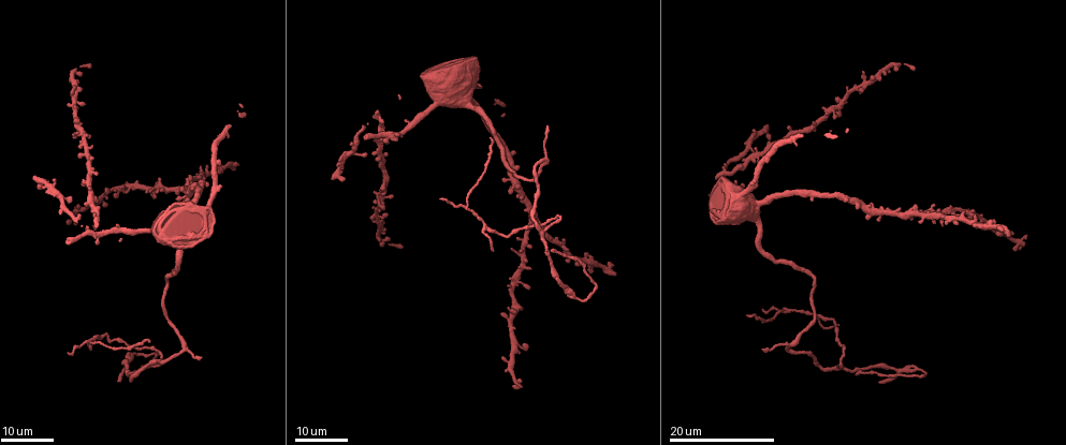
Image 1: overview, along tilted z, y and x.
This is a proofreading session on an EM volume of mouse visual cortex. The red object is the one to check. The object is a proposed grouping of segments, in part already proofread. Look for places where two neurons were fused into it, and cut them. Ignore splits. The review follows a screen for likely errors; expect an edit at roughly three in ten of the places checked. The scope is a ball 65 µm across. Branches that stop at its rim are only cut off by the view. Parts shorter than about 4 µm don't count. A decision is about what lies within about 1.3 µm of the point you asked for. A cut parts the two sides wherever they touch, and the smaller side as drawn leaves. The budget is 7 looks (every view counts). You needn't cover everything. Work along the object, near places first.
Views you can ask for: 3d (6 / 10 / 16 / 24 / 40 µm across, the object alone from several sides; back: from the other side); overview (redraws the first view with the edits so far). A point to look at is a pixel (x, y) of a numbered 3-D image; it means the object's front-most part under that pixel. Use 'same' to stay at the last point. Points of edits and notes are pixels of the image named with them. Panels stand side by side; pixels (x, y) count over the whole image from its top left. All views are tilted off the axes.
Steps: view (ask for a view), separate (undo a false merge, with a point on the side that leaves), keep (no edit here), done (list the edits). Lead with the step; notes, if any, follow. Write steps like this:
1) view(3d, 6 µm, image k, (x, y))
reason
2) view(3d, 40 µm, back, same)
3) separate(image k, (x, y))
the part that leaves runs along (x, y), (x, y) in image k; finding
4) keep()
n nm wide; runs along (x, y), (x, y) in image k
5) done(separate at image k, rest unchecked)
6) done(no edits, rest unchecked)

view(3d, 24 µm, image 1, (789, 309))

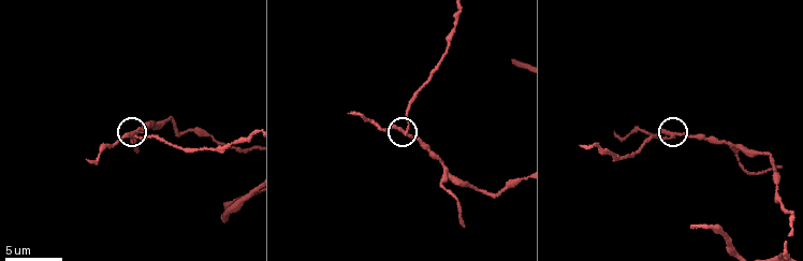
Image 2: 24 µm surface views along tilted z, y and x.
view(3d, 10 µm, image 2, (406, 131))
zoom in

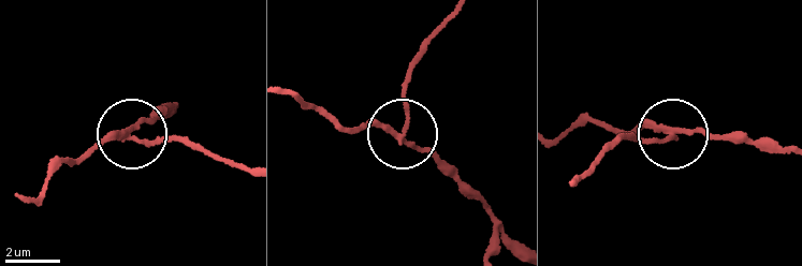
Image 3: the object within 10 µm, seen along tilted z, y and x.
view(3d, 10 µm, back, image 3, (396, 132))
other side

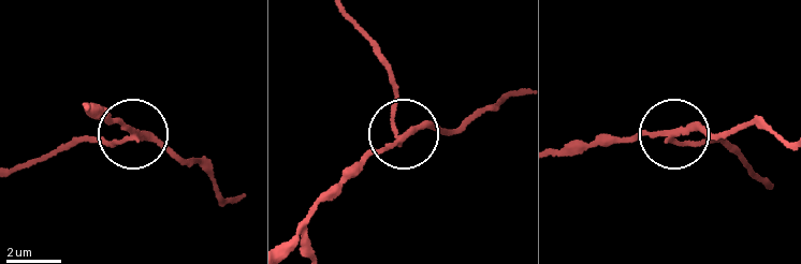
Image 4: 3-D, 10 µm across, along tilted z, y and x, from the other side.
separate(image 4, (108, 142))
side arm 8 µm; 3 arms; a second neuron is stuck on

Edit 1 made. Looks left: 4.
view(3d, 16 µm, image 2, (444, 173))

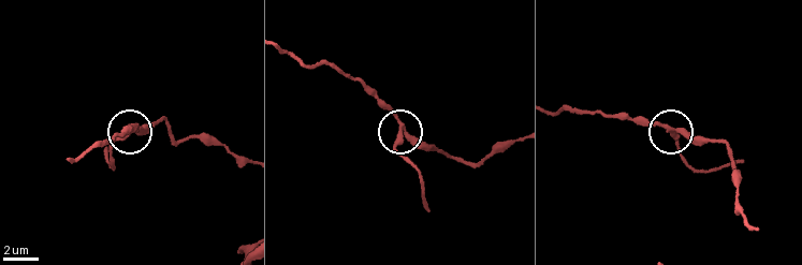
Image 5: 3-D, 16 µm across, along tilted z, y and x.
separate(image 5, (393, 146))
side arm 7 µm; the part that leaves runs along (402, 130), (396, 151), (419, 173), (427, 210) in image 5; two neurons meet here

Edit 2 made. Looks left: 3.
view(3d, 16 µm, image 1, (547, 157))
small branch off a trunk

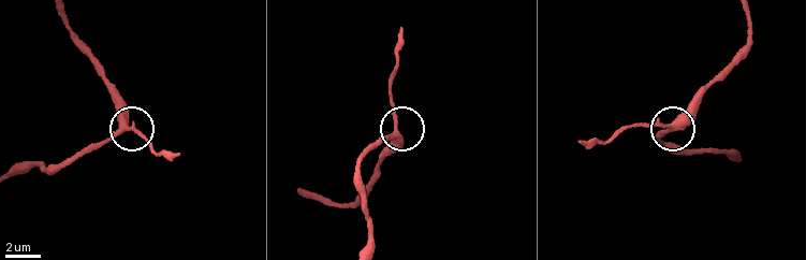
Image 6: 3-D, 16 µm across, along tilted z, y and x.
view(3d, 6 µm, image 6, (673, 128))
zoom in

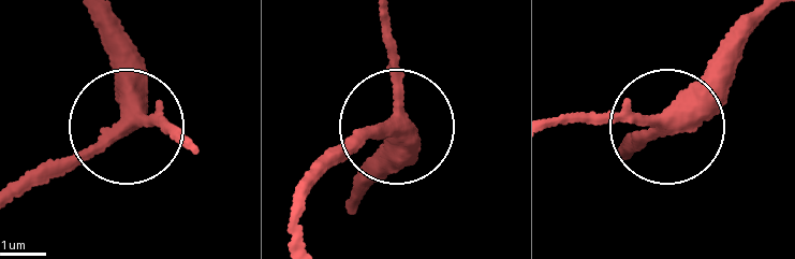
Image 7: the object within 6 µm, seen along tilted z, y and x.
keep()
310 nm wide; runs along (763, 14), (667, 121), (553, 118) in image 7; continuous, no second neuron

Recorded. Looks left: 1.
done(separate at image 4, separate at image 5, rest unchecked)

